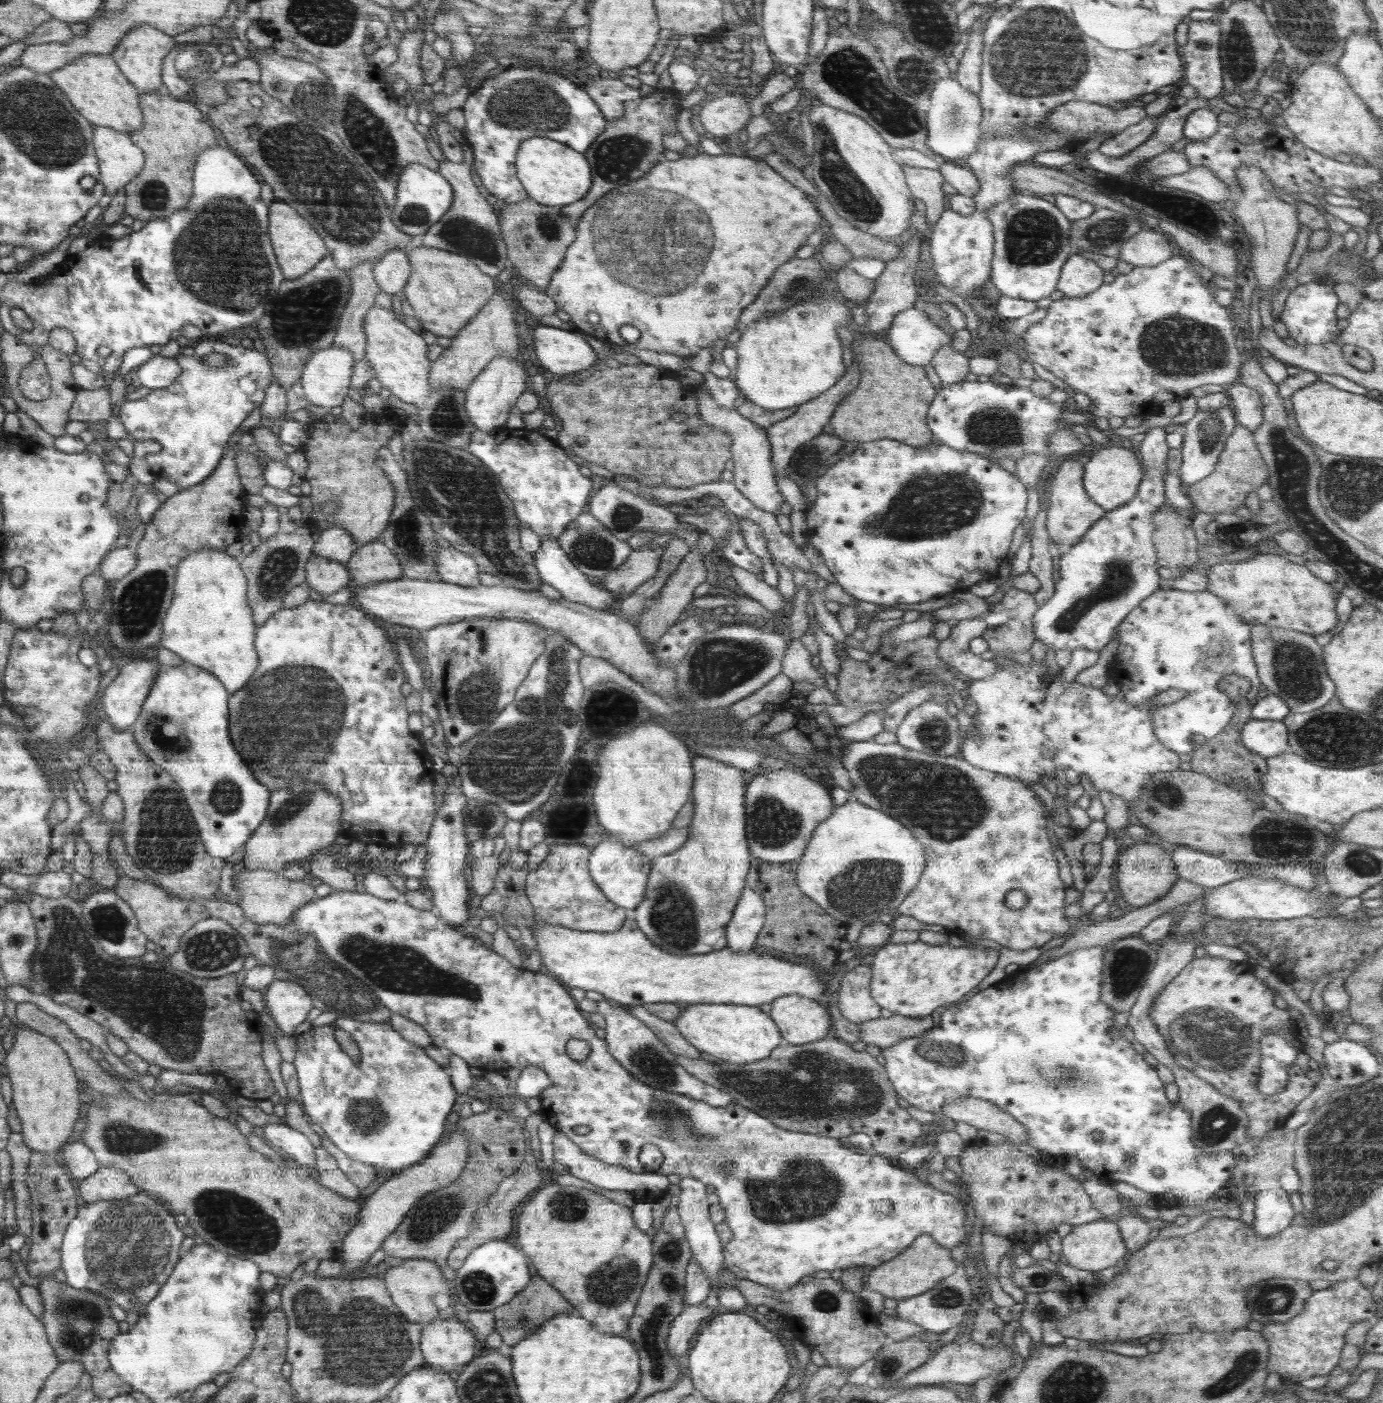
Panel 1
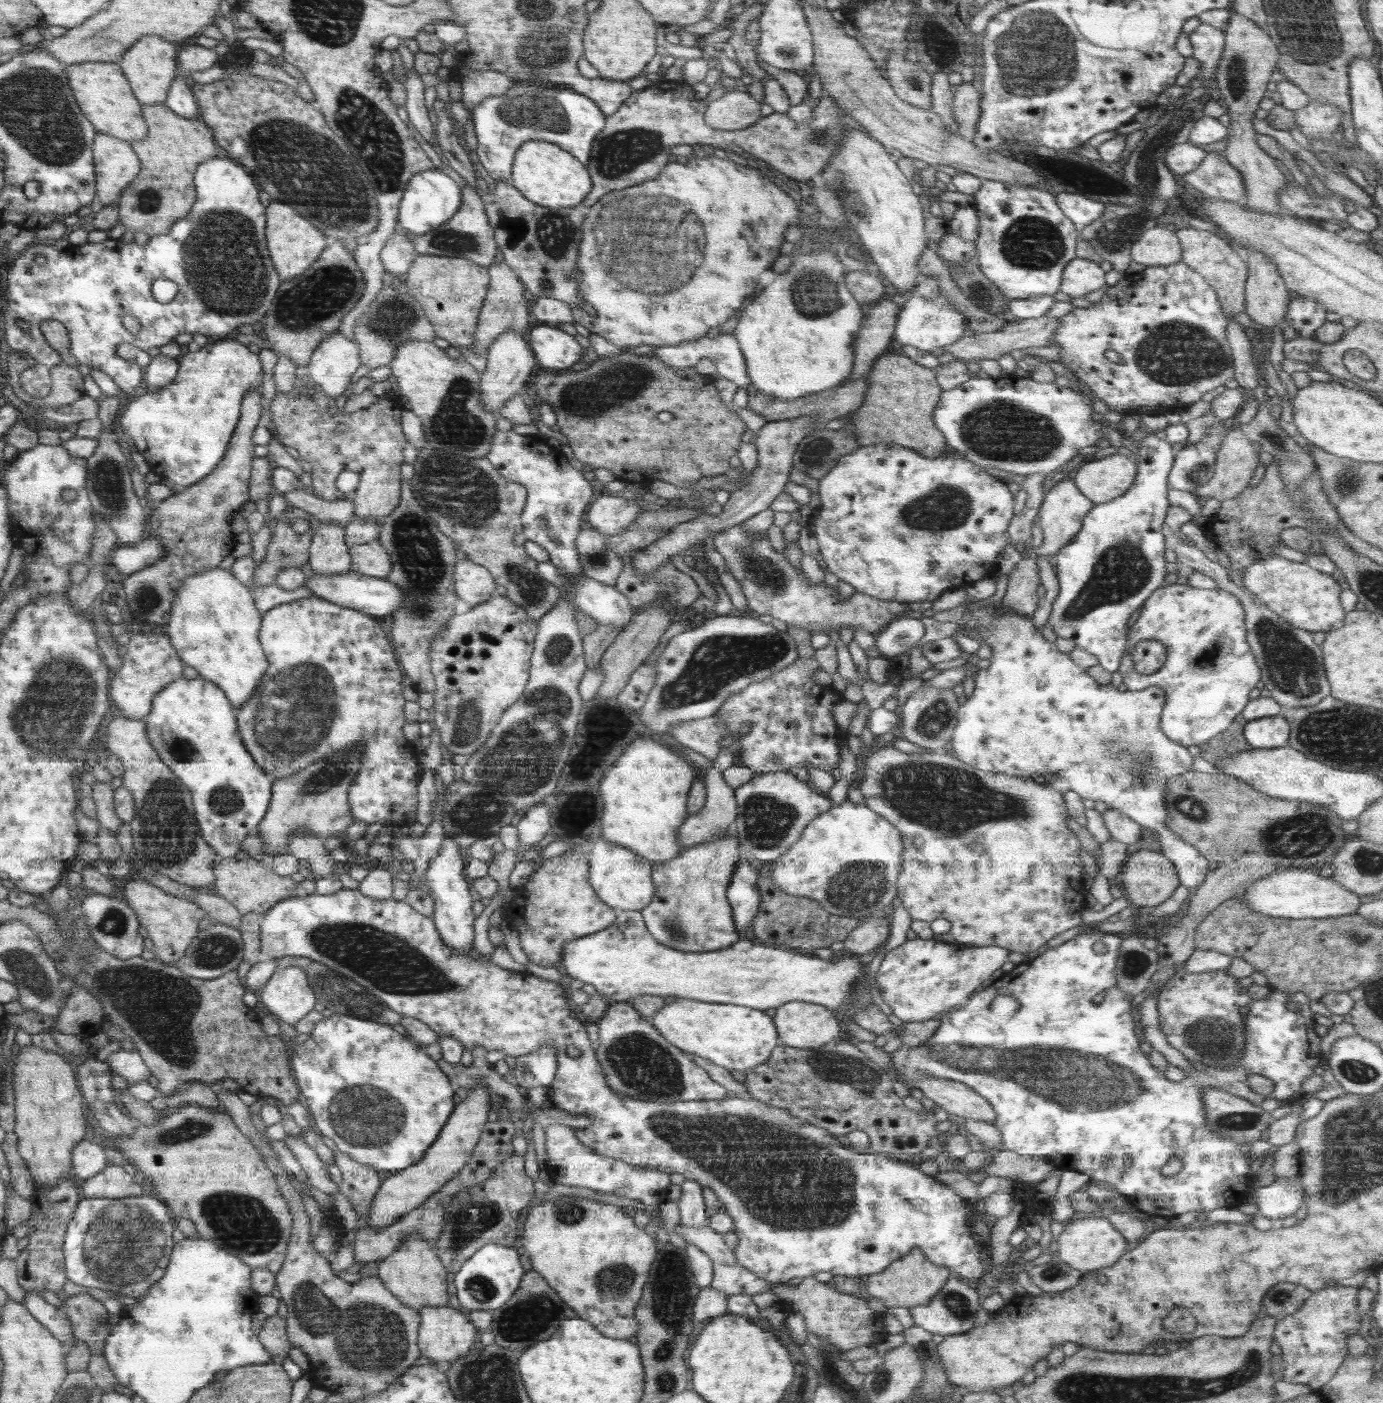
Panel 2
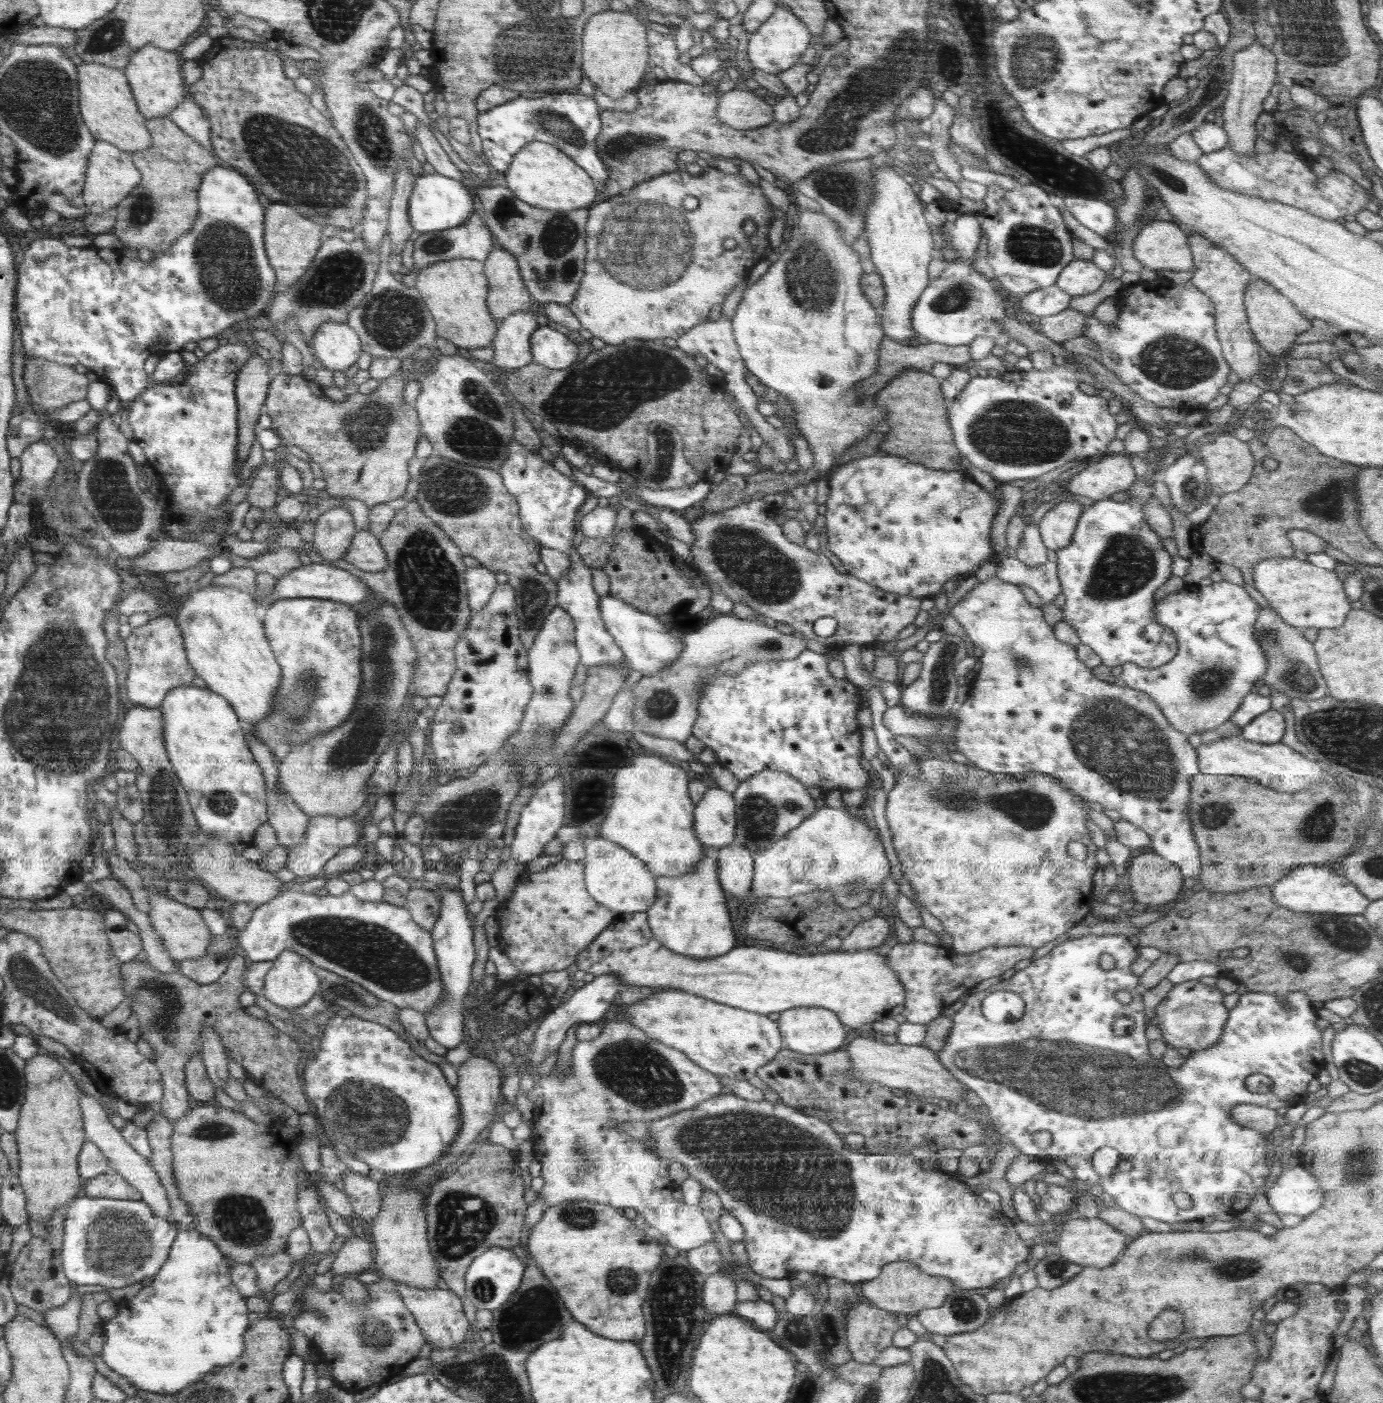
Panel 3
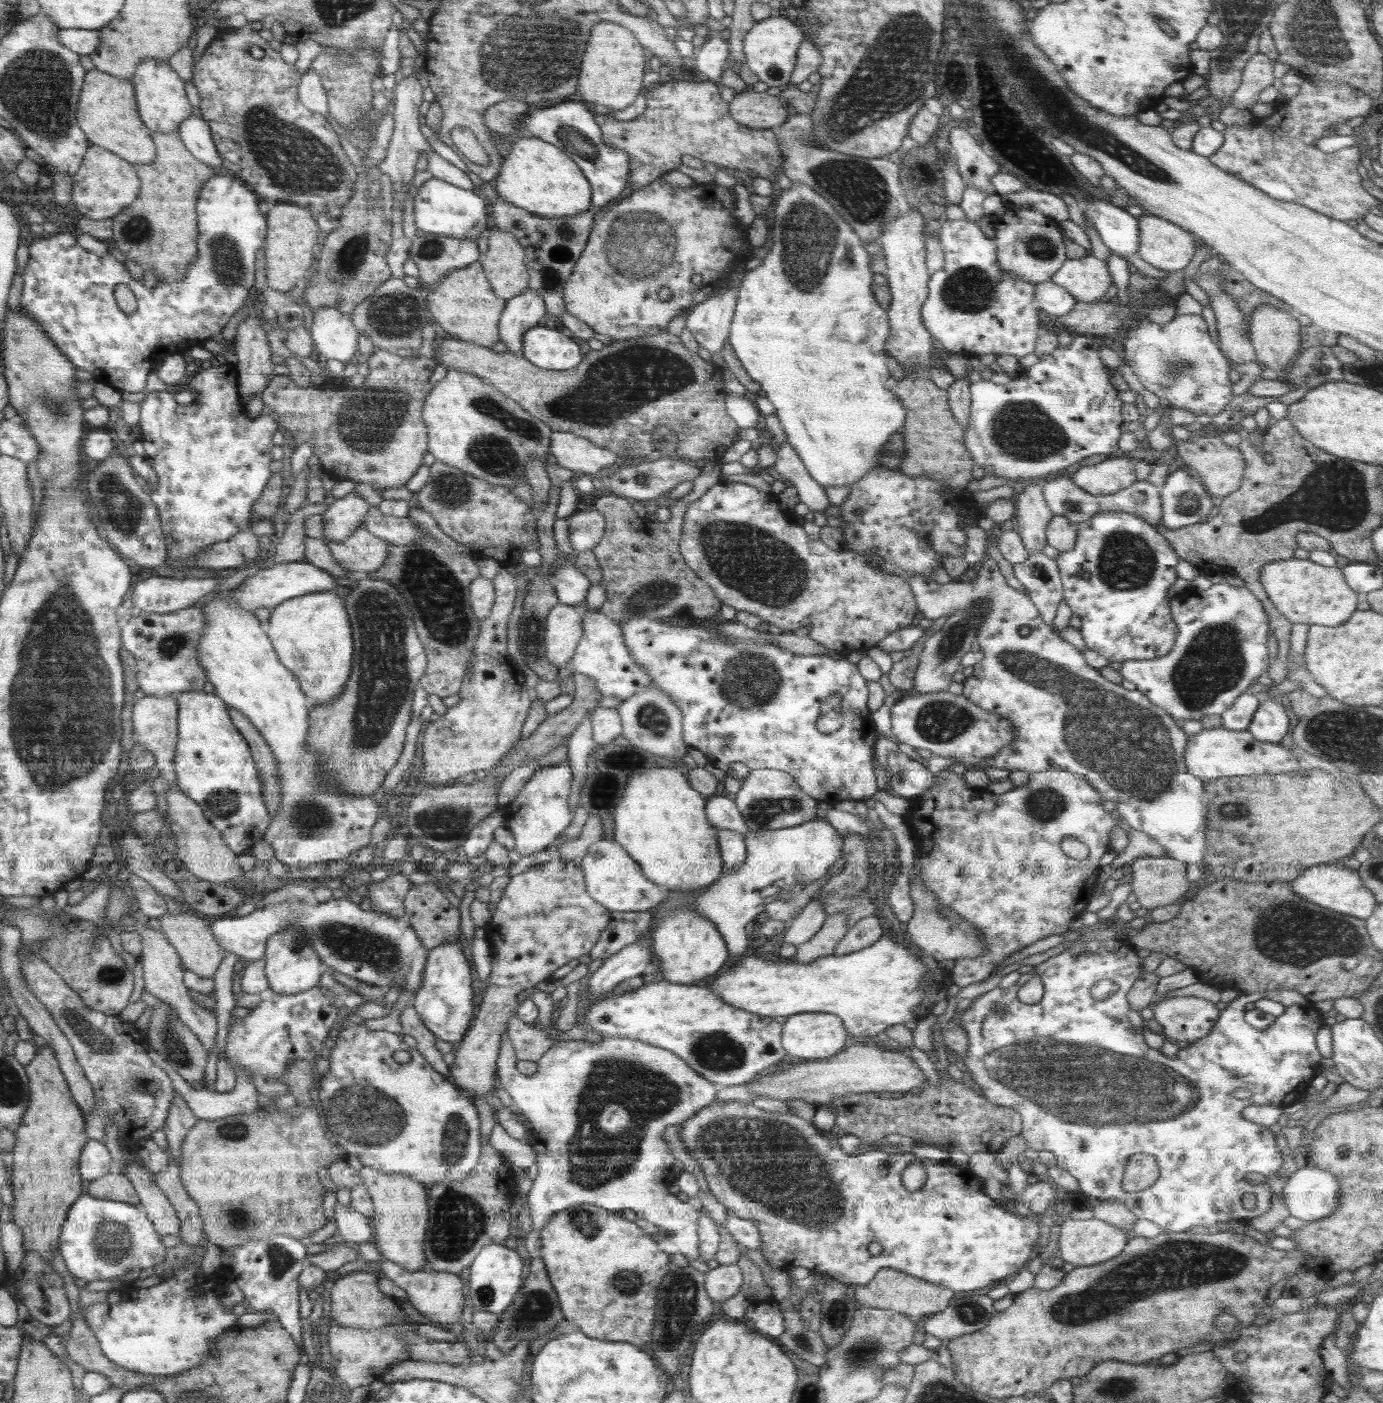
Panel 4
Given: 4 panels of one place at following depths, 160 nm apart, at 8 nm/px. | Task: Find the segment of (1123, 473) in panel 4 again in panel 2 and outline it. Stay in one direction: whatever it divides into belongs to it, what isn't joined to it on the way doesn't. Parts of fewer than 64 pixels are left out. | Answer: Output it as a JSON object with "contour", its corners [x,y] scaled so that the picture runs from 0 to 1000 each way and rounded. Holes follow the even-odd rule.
{"contour":[[[806,323],[795,328],[782,329],[776,342],[784,354],[795,359],[813,352],[821,340],[821,329]]]}

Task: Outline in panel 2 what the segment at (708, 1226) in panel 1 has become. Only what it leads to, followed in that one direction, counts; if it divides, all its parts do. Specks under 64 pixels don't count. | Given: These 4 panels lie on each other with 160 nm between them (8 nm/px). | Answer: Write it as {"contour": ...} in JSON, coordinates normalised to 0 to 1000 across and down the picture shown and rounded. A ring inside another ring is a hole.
{"contour":[[[496,840],[492,847],[493,852],[490,855],[492,872],[495,875],[510,875],[513,873],[507,844]]]}

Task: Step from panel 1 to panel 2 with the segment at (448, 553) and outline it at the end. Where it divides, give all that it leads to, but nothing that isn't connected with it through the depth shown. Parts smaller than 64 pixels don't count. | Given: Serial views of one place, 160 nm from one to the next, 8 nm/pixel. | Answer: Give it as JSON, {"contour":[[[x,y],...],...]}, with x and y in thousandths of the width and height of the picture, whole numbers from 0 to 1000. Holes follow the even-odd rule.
{"contour":[[[338,398],[331,399],[328,410],[331,426],[341,433],[354,427],[359,417],[352,405]]]}

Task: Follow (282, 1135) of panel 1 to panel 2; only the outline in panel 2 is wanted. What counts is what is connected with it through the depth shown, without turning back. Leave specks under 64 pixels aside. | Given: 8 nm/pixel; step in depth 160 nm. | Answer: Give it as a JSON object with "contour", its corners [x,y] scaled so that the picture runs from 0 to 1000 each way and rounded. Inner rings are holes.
{"contour":[[[207,810],[205,813],[210,820],[212,820],[213,826],[218,830],[226,845],[239,853],[246,850],[245,844],[239,841],[234,827],[231,827],[219,811]]]}

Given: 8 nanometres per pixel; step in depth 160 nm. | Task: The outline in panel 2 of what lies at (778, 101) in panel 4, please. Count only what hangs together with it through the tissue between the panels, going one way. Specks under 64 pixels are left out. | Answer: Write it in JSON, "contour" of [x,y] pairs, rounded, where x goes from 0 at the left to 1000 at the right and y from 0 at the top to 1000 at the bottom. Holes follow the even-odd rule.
{"contour":[[[526,64],[521,70],[514,73],[510,84],[519,93],[537,93],[552,83],[550,76],[550,73],[541,66]]]}

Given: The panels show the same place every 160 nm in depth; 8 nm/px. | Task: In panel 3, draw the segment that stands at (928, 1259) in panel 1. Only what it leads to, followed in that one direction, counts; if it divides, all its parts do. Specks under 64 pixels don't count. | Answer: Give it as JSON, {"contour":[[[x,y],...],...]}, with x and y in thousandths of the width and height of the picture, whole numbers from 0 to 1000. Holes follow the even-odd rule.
{"contour":[[[648,899],[638,902],[636,908],[628,913],[625,913],[623,922],[627,928],[638,934],[652,937],[662,937],[666,934],[679,932],[691,918],[691,915],[684,910],[675,910],[667,907],[660,900]]]}

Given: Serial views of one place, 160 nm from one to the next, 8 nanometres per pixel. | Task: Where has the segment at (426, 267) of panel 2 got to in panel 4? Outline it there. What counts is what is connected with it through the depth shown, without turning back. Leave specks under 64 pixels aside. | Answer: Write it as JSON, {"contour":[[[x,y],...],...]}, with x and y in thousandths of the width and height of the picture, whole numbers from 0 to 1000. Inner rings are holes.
{"contour":[[[349,186],[324,195],[315,205],[307,207],[308,215],[314,228],[321,237],[330,242],[356,247],[362,243],[361,229],[363,227],[363,212],[358,210],[351,195]]]}

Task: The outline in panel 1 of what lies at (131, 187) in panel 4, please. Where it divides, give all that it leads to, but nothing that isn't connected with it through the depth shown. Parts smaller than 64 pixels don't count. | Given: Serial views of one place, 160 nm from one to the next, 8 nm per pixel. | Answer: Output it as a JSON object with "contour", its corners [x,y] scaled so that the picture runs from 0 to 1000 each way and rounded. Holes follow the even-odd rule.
{"contour":[[[68,90],[69,92],[69,107],[72,112],[72,128],[78,133],[77,143],[90,134],[104,117],[103,107],[94,100],[94,96],[84,94],[84,92]]]}

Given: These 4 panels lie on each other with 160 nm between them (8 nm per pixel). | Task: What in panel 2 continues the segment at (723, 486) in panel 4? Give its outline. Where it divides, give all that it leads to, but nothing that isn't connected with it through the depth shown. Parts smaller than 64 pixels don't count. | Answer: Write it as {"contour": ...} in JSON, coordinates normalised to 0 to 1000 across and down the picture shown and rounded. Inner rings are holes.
{"contour":[[[537,373],[523,376],[522,378],[516,381],[511,388],[518,391],[523,397],[525,400],[523,407],[531,411],[540,426],[540,432],[550,438],[556,438],[558,440],[568,443],[571,447],[581,448],[581,449],[585,450],[595,449],[599,452],[600,449],[605,450],[610,445],[615,448],[617,450],[619,448],[625,448],[626,450],[636,452],[639,449],[641,445],[648,442],[649,438],[656,435],[655,433],[654,433],[654,429],[636,428],[623,422],[618,422],[613,428],[607,429],[606,420],[597,419],[596,414],[593,417],[586,416],[580,406],[574,406],[571,400],[565,394],[563,394],[558,391],[554,381],[551,384],[547,384],[541,382],[538,379],[538,377],[537,377],[537,375]]]}

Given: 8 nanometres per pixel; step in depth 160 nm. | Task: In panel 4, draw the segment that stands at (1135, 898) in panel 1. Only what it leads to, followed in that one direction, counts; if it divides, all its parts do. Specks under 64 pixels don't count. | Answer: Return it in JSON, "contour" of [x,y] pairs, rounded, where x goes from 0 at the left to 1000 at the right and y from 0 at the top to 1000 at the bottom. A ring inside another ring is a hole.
{"contour":[[[843,609],[820,612],[816,617],[816,622],[819,624],[819,636],[821,637],[821,641],[830,649],[852,643],[863,633],[858,627],[858,617]]]}

